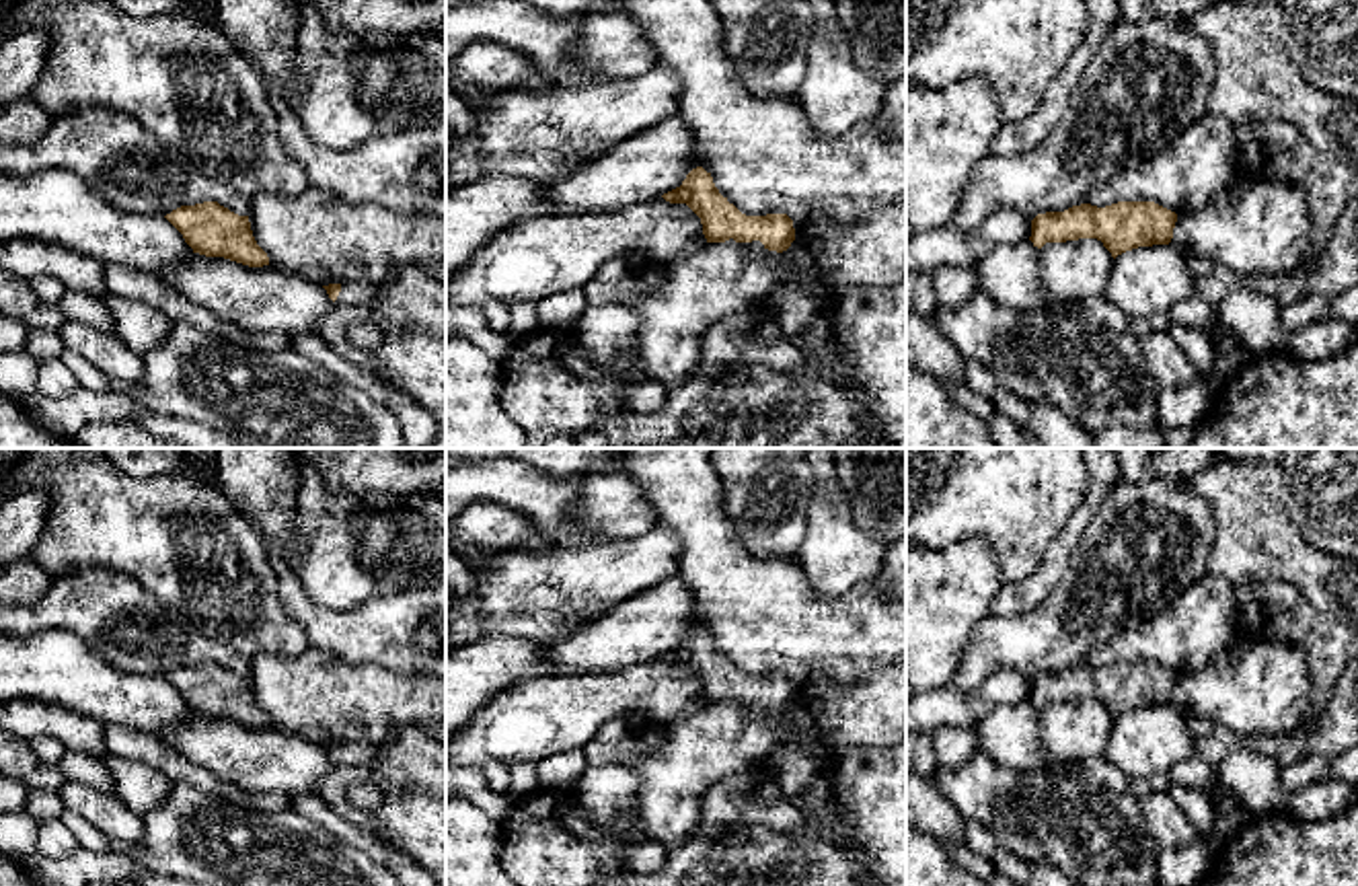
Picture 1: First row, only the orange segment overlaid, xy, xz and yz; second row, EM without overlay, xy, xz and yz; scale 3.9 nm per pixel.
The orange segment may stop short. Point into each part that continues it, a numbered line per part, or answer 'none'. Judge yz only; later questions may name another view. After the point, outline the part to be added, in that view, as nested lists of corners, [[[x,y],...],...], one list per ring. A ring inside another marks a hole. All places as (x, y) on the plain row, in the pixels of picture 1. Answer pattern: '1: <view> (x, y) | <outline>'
none

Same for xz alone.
1: xz (757, 708) | [[[729,699],[729,701],[725,701],[725,703],[735,705],[735,707],[746,707],[746,709],[750,709],[754,715],[758,715],[758,717],[762,717],[762,719],[766,719],[766,722],[777,722],[777,717],[781,715],[781,713],[777,713],[777,711],[768,711],[760,701],[735,703],[733,699]]]

